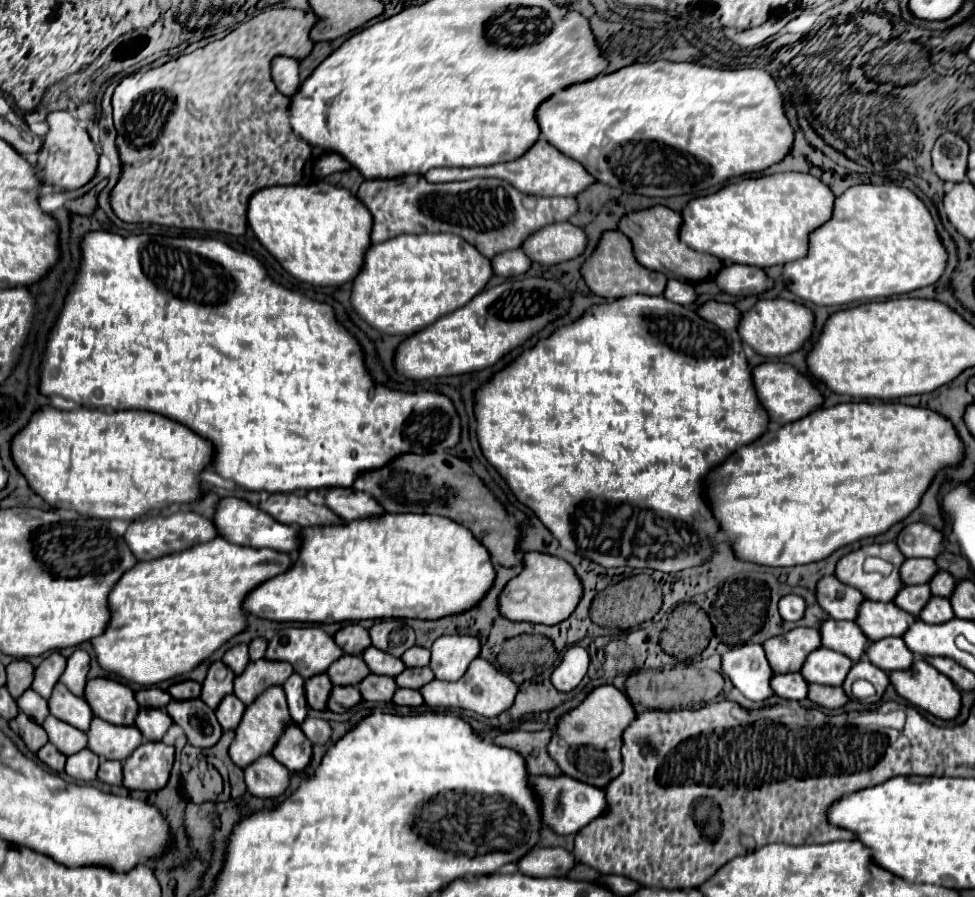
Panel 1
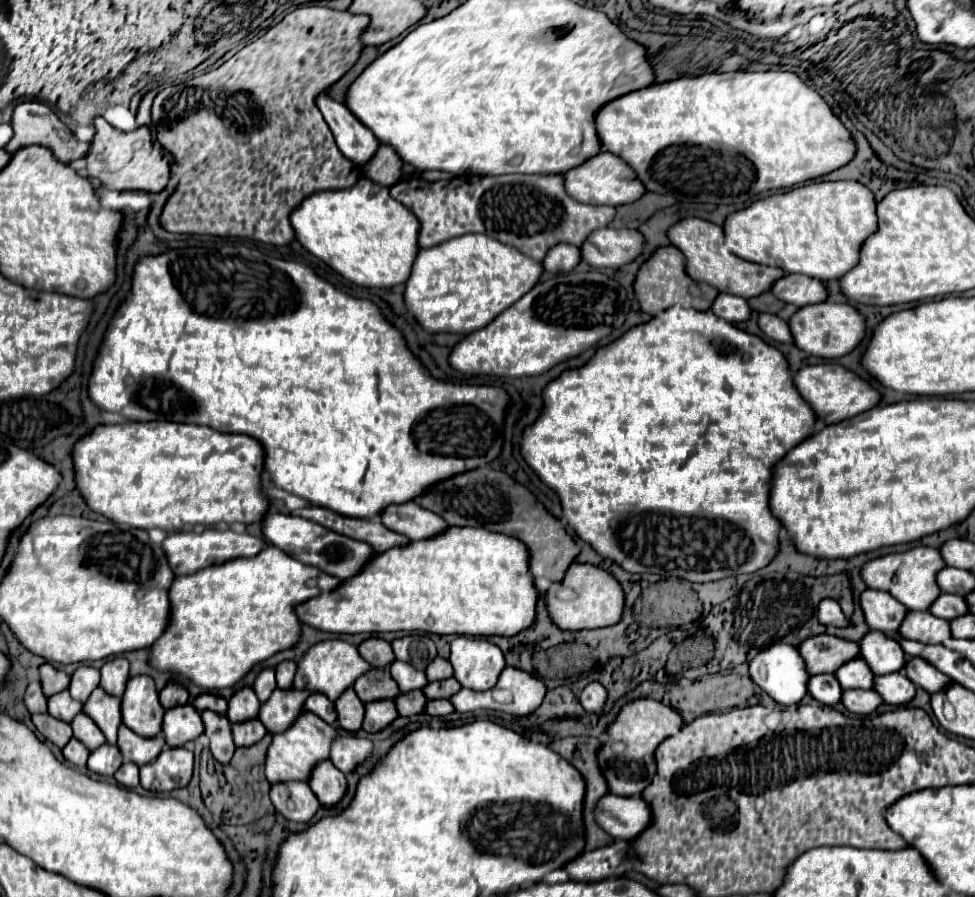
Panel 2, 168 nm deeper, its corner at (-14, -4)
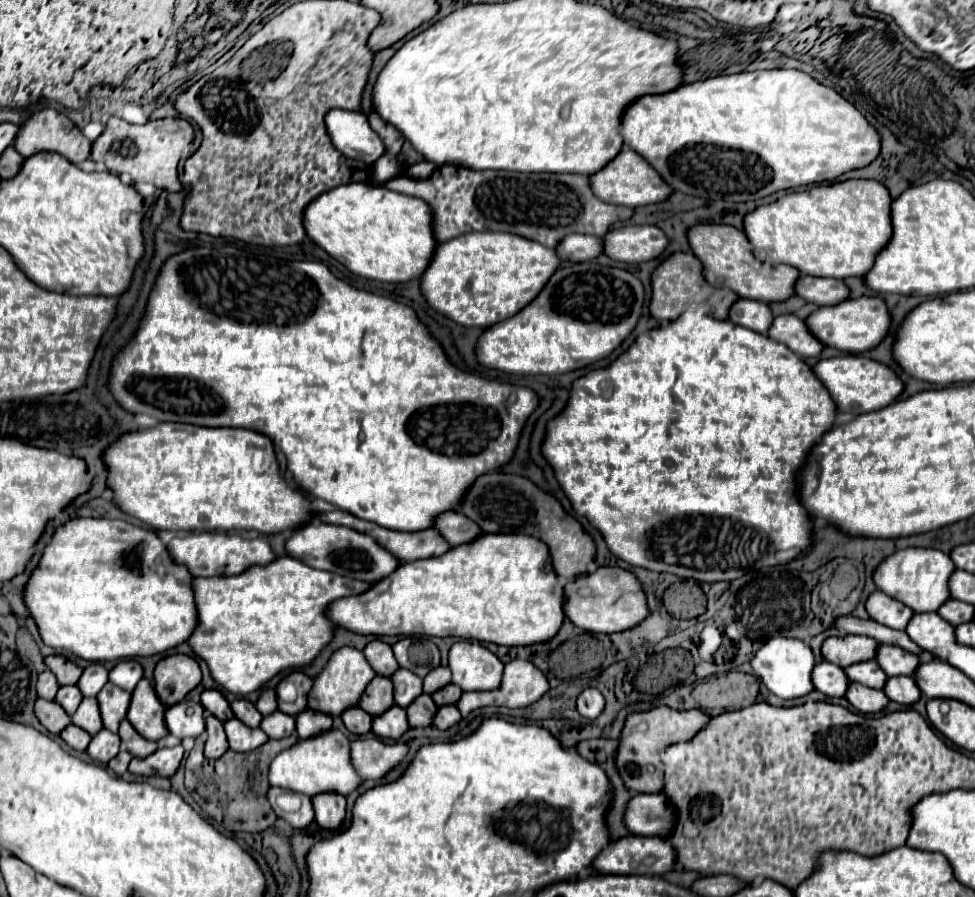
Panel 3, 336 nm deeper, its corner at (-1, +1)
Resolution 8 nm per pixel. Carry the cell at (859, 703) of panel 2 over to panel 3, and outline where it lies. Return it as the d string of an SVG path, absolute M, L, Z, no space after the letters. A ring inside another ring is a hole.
M851 682L849 688L847 688L847 694L845 698L859 710L859 712L879 712L881 708L887 706L887 698L881 690L875 690L875 688L867 688L867 686L861 686L857 682Z

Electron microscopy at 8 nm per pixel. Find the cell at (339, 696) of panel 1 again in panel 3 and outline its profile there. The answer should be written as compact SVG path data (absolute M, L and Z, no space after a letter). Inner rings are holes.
M393 704L389 710L385 710L379 716L373 716L371 720L371 732L381 738L399 738L409 728L405 710L397 704Z

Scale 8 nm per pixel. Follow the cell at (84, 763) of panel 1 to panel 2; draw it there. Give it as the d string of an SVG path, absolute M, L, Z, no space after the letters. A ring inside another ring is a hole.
M104 743L102 747L94 749L88 759L88 769L98 775L114 775L118 767L122 765L122 753L118 751L118 745Z

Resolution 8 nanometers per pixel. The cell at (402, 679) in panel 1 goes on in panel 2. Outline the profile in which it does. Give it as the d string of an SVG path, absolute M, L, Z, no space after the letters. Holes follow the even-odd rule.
M444 679L444 681L436 681L436 683L428 683L422 691L428 699L450 699L452 695L458 693L460 683L456 679Z

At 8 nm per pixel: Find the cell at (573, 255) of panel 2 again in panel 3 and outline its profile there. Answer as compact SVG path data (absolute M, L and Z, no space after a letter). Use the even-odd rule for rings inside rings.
M569 234L563 238L563 242L557 244L555 248L559 260L569 260L569 262L583 262L591 260L601 254L601 238L599 236L581 236L581 234Z

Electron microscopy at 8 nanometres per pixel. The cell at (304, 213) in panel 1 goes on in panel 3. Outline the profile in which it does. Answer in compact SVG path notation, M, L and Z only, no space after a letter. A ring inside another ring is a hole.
M351 182L319 194L303 212L303 228L309 240L341 262L349 272L379 280L407 282L417 278L433 254L429 230L429 206L413 196L403 196L383 186Z

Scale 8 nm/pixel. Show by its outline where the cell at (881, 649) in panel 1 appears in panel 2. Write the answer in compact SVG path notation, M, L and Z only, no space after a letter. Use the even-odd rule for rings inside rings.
M920 657L908 659L904 673L908 675L910 681L914 681L918 687L926 689L928 693L938 693L938 691L942 691L954 683L948 675L942 675L936 667L932 667L930 663L926 663Z

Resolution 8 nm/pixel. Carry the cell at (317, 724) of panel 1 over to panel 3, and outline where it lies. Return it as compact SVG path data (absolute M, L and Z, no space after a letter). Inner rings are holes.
M375 736L369 738L355 738L349 742L351 756L357 756L357 772L365 780L379 780L383 778L395 764L403 760L407 754L407 746L397 744L385 744Z

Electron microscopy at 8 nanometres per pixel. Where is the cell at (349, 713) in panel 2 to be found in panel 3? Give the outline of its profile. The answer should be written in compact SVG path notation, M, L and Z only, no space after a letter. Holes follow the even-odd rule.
M351 706L345 708L341 714L341 720L345 724L345 728L353 734L367 734L369 732L369 714L365 714L365 710L361 710L359 706Z

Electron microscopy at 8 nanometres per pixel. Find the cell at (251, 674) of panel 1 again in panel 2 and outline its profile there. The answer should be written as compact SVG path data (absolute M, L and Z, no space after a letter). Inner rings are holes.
M276 689L260 709L260 721L268 729L268 733L286 731L286 727L290 727L290 723L302 713L306 697L306 691Z

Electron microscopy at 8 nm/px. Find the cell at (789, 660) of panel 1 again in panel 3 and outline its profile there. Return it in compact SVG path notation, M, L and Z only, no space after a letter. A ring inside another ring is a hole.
M831 636L821 644L821 656L823 660L845 668L853 662L871 660L875 646L879 646L879 642L867 636Z

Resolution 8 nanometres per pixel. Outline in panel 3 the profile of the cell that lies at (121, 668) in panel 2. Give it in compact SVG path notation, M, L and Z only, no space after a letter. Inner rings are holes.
M131 658L117 662L109 670L109 682L123 688L123 690L127 690L127 692L133 690L133 686L141 680L141 676L143 676L141 664L137 660L131 660Z

